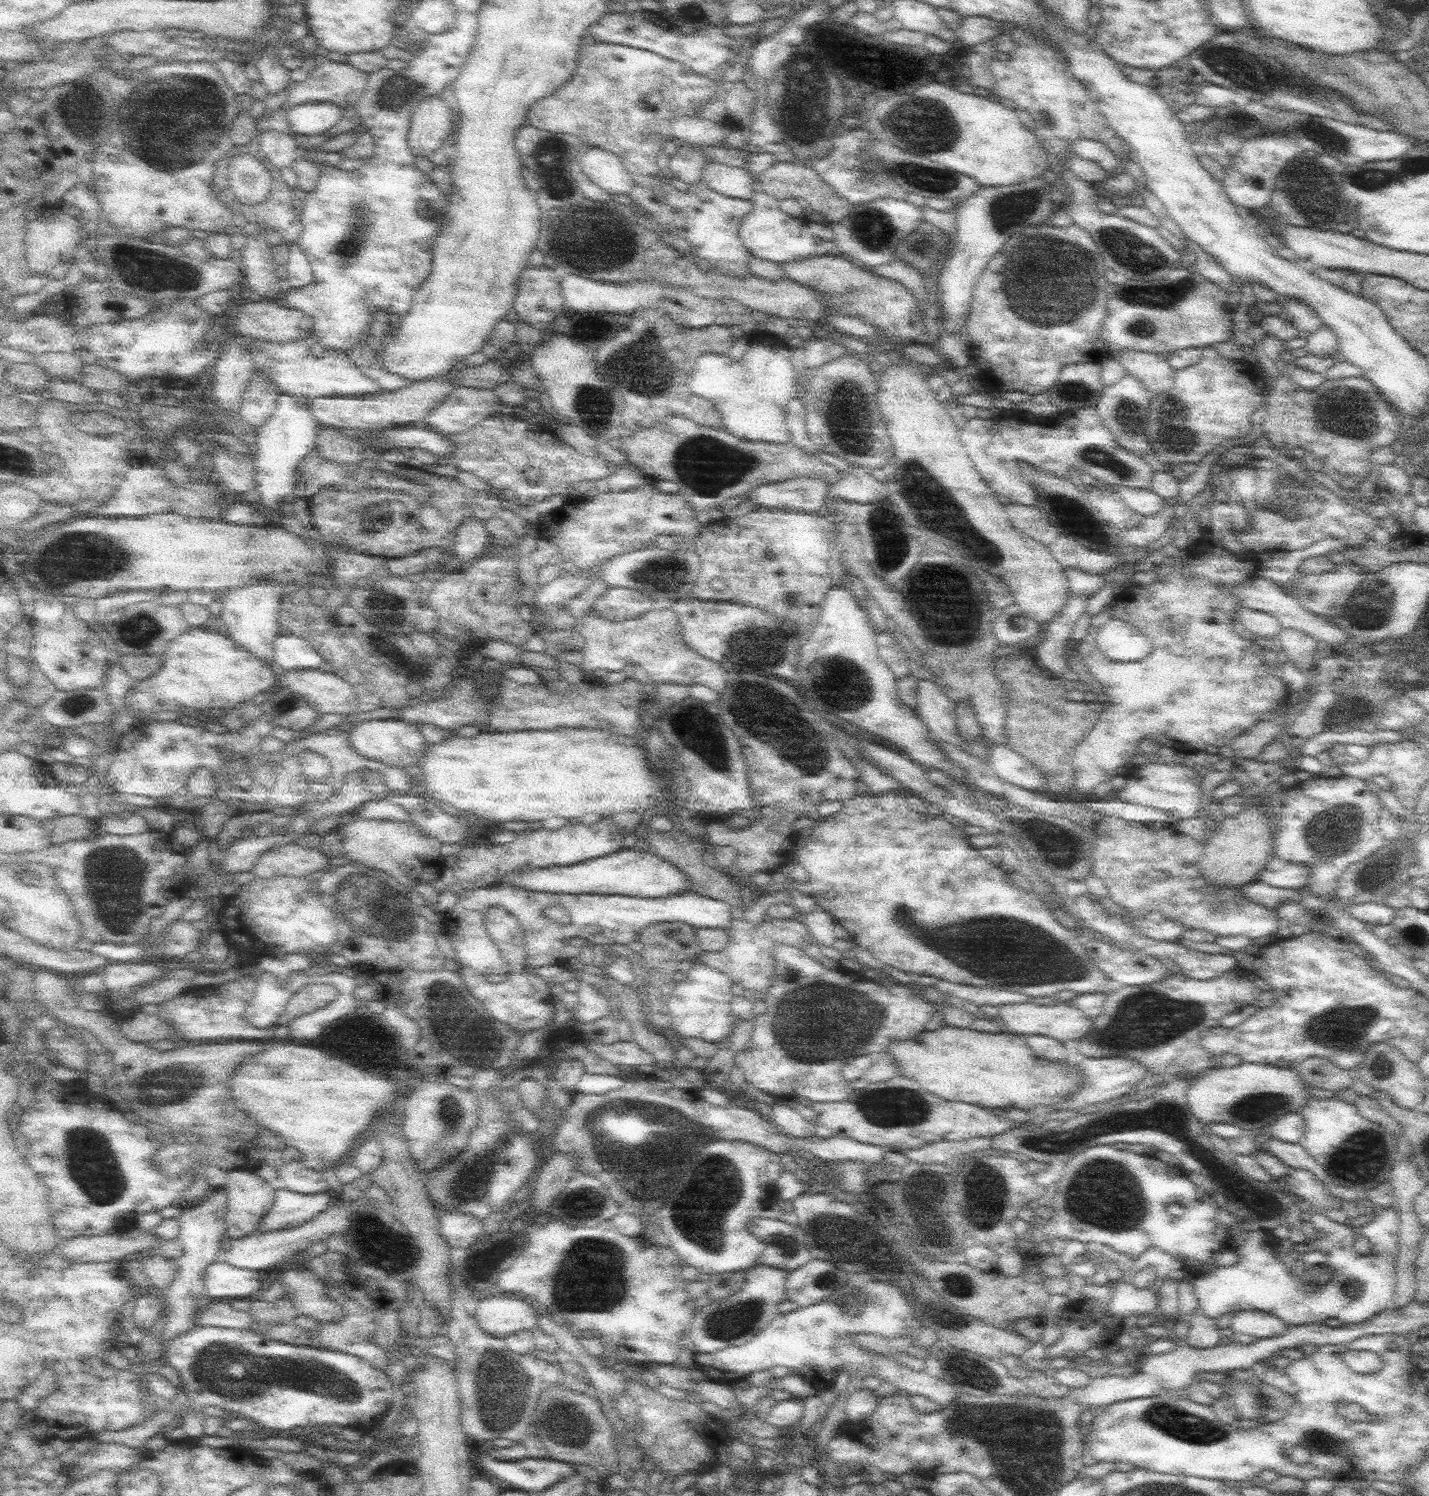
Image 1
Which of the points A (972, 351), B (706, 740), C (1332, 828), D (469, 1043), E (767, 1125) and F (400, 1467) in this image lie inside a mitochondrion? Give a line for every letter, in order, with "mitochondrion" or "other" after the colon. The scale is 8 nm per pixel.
A: other
B: mitochondrion
C: mitochondrion
D: mitochondrion
E: other
F: other

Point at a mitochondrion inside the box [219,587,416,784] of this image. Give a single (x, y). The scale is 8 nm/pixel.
(376, 639)

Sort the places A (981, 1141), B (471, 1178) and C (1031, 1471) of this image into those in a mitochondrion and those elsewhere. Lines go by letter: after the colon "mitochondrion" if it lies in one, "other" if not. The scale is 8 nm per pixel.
A: other
B: mitochondrion
C: mitochondrion

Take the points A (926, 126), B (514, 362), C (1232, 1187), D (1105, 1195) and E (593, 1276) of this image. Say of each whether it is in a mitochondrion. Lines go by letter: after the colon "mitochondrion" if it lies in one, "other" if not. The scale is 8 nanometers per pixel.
A: mitochondrion
B: other
C: other
D: mitochondrion
E: mitochondrion

